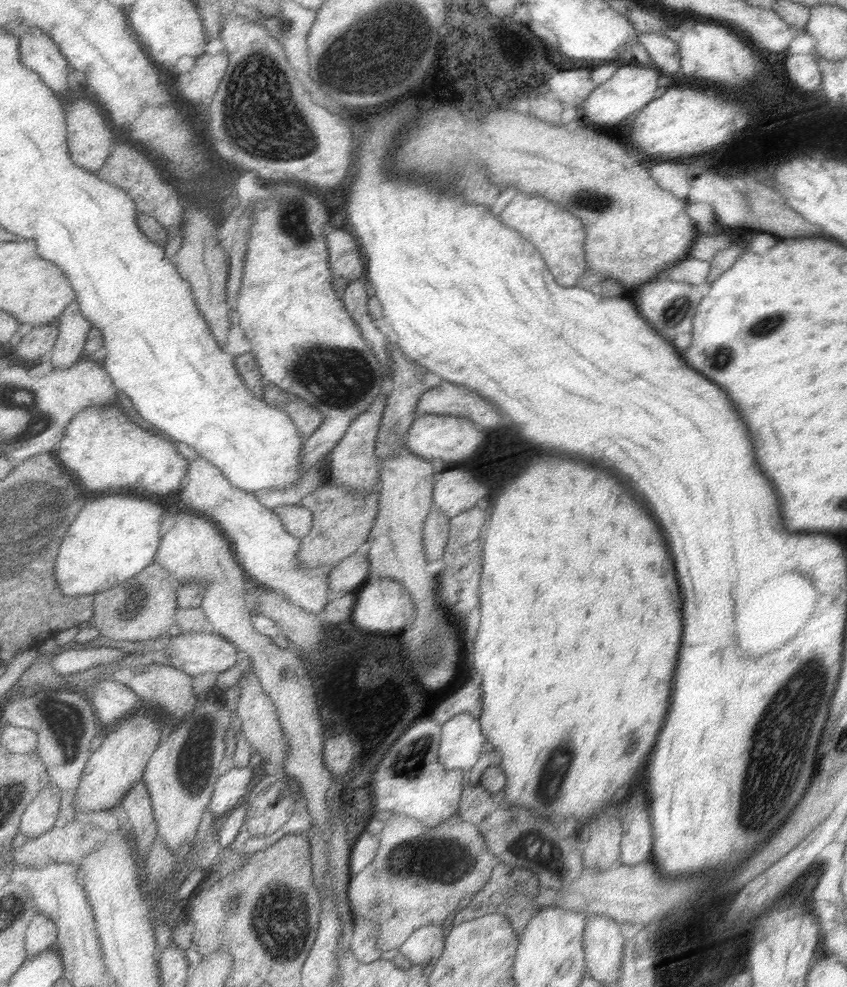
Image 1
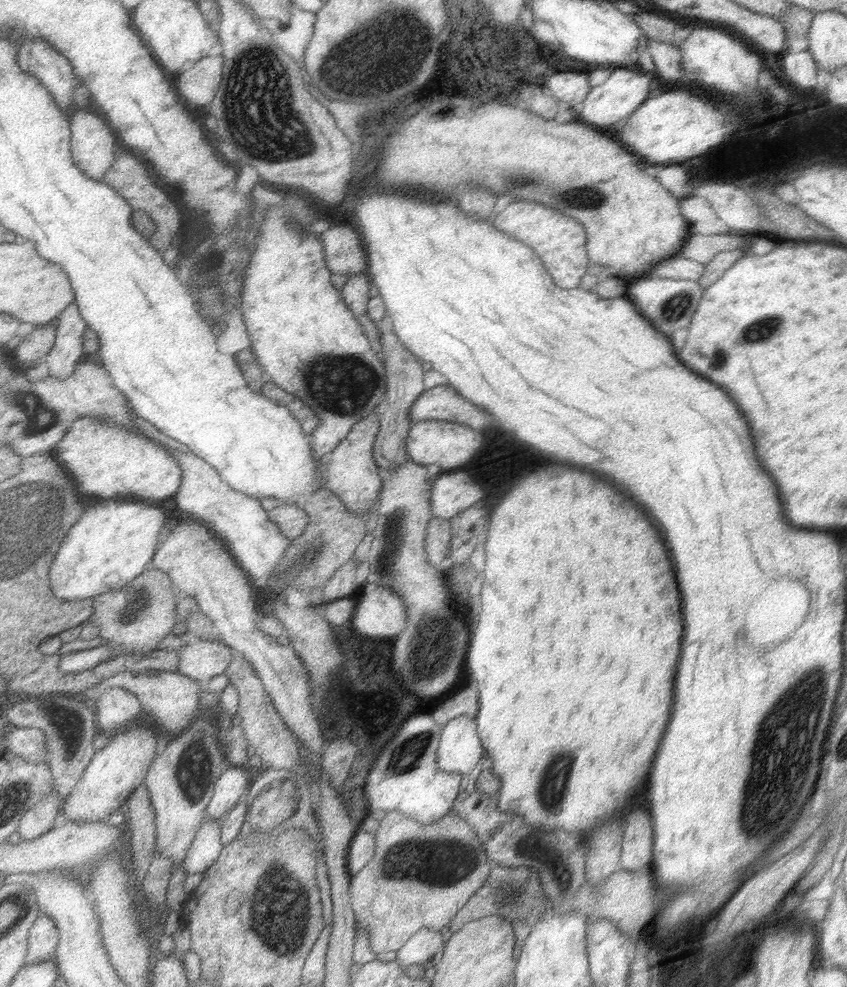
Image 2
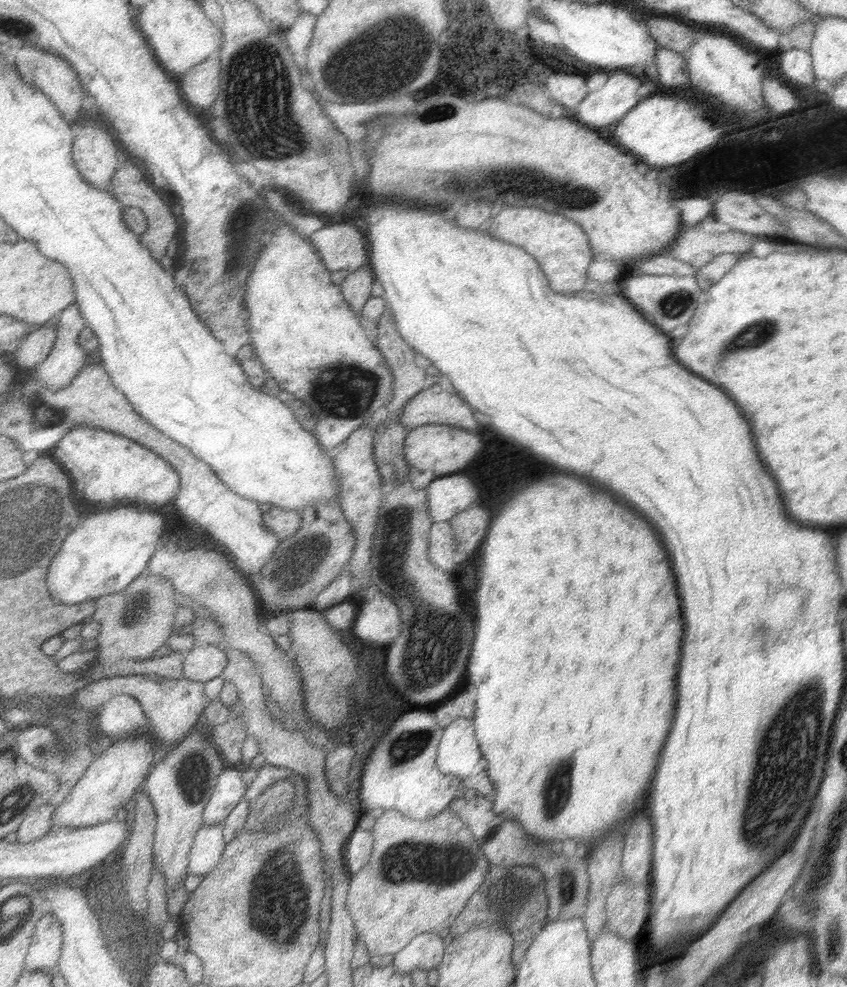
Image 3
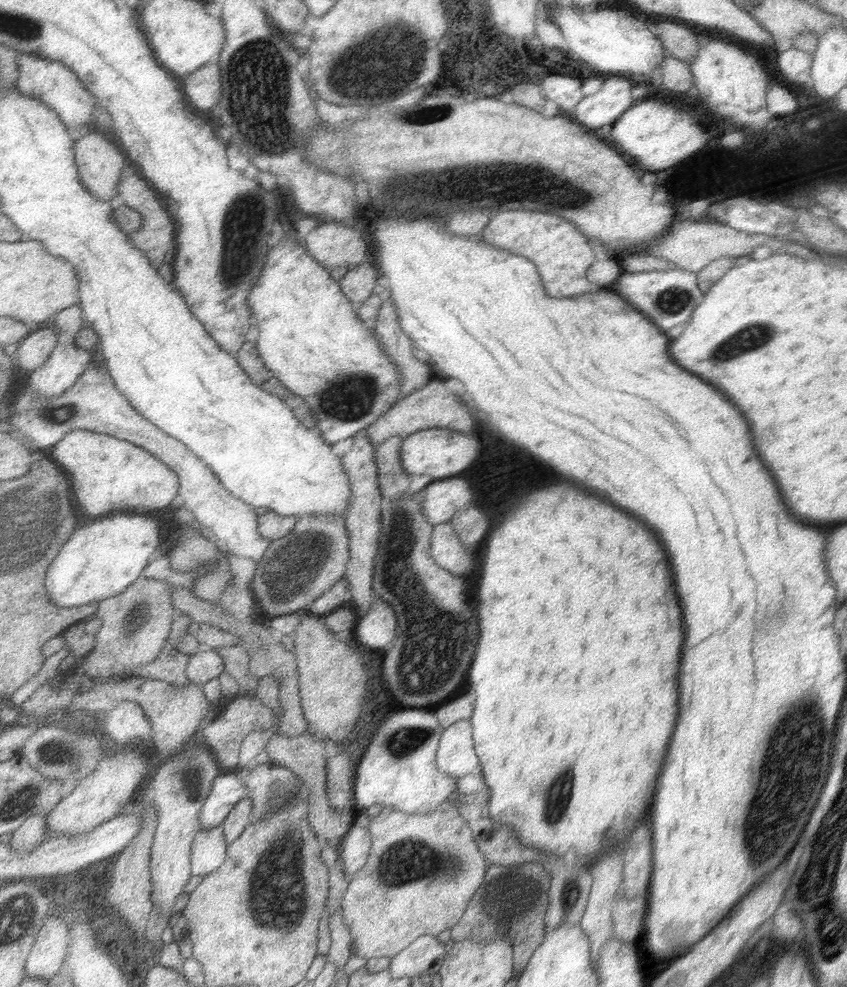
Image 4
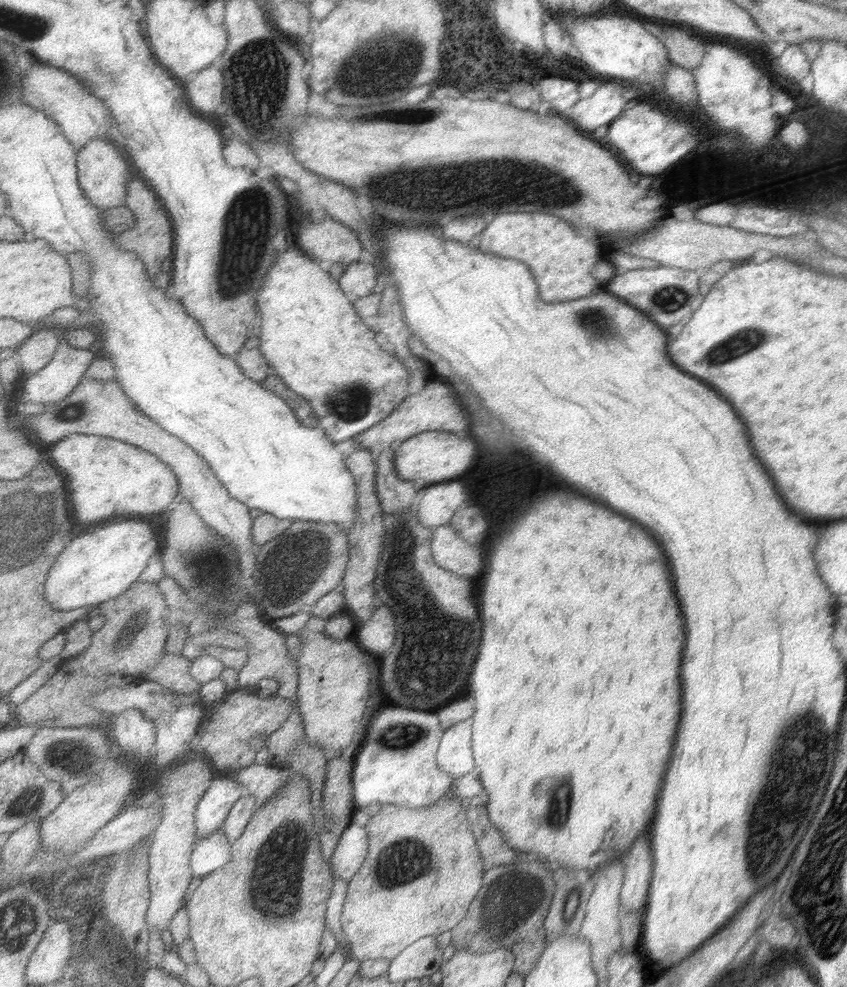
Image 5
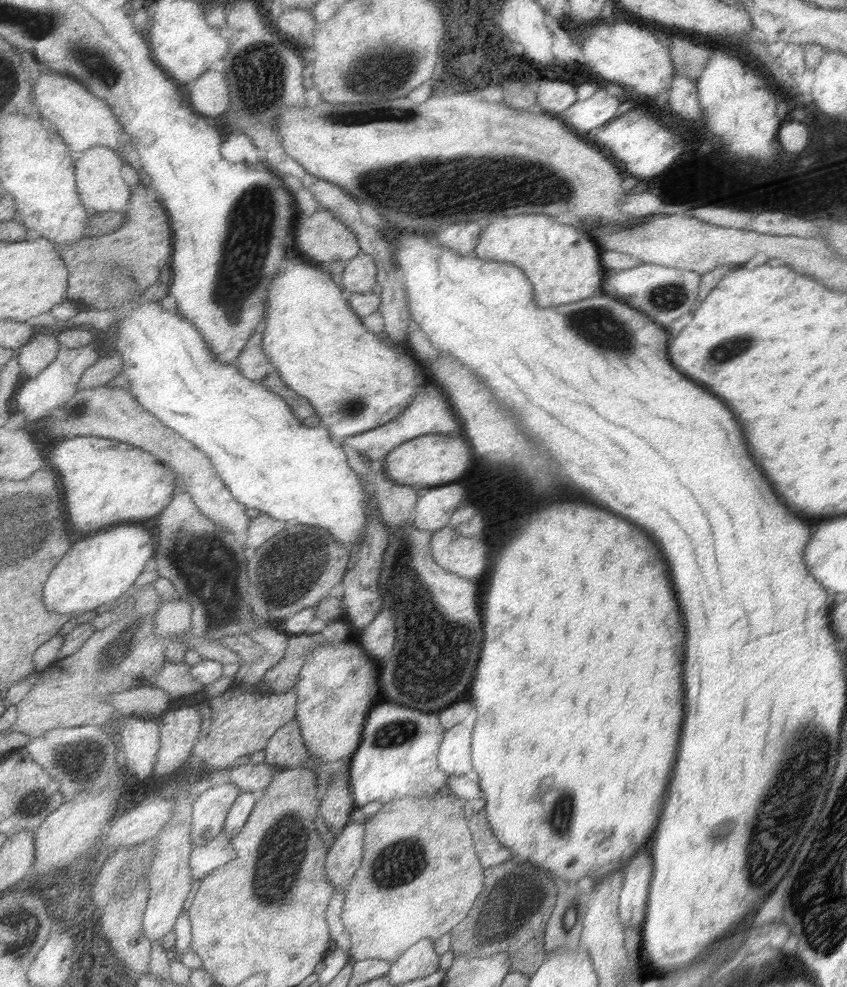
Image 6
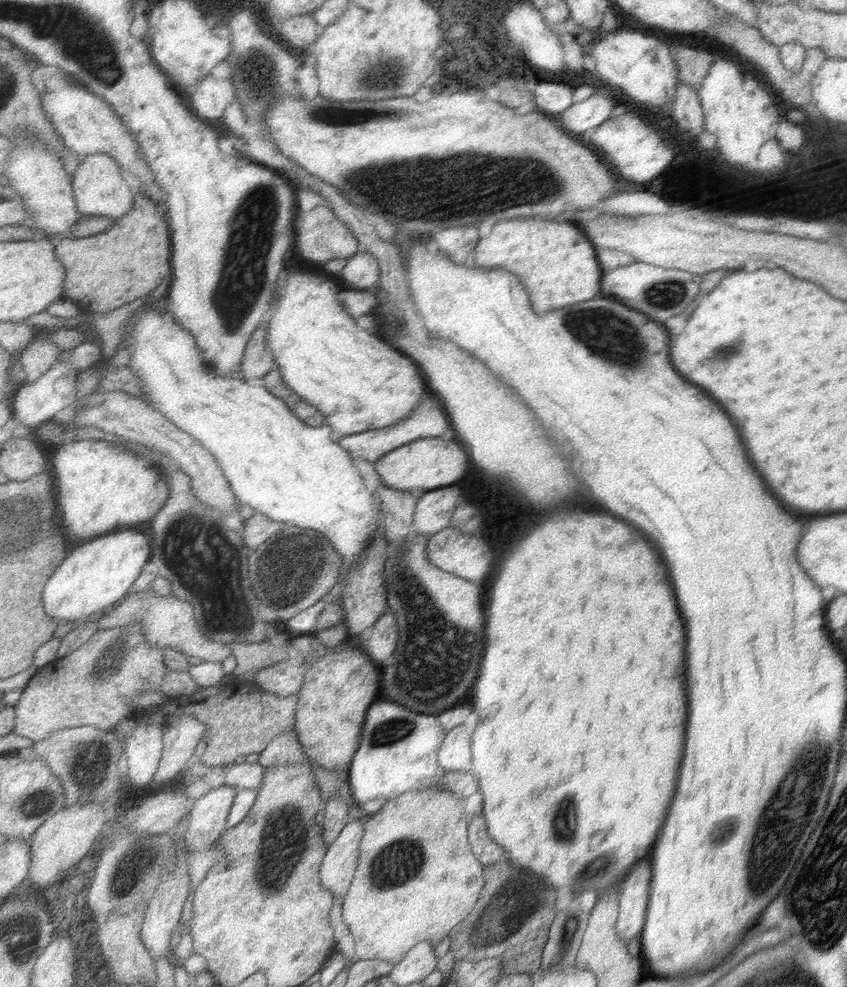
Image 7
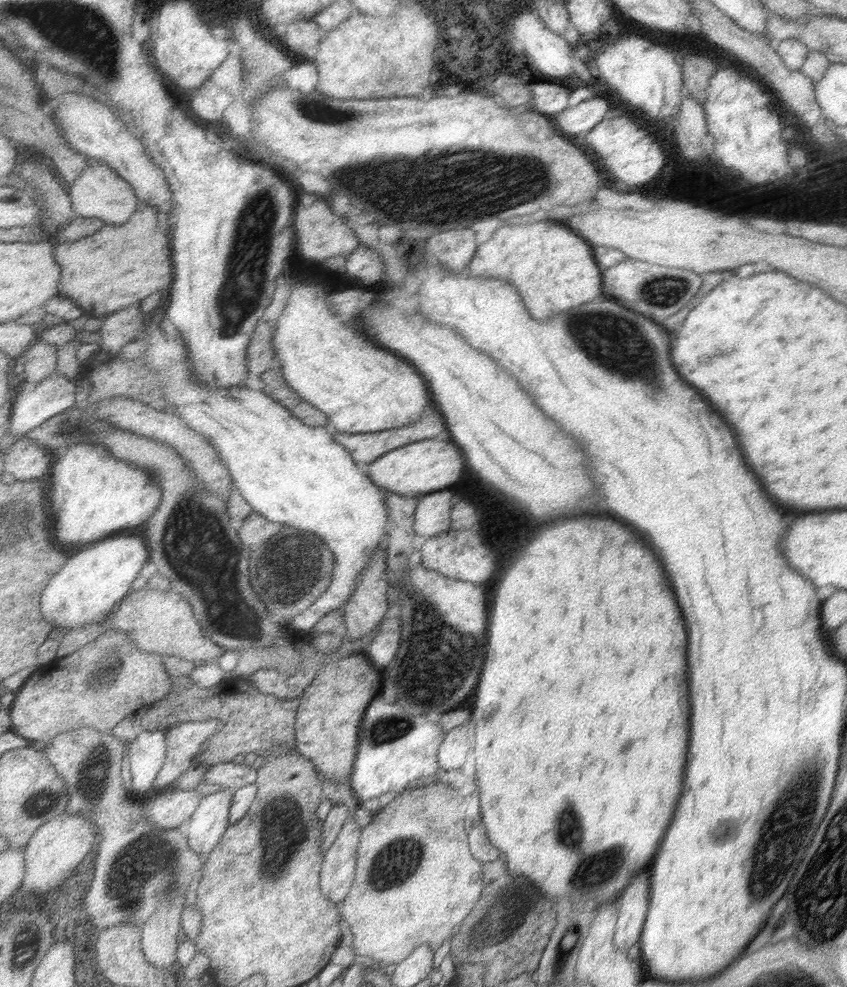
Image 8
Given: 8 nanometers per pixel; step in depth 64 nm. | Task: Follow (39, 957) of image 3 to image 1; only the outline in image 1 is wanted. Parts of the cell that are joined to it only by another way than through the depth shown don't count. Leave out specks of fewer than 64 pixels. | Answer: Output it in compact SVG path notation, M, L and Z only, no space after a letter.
M37 914L37 918L31 922L29 932L27 932L29 958L35 958L35 956L51 950L57 942L59 942L59 928L57 928L57 924L49 916Z

